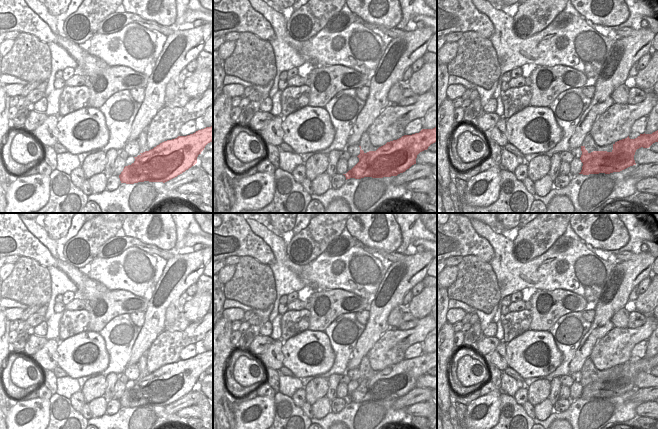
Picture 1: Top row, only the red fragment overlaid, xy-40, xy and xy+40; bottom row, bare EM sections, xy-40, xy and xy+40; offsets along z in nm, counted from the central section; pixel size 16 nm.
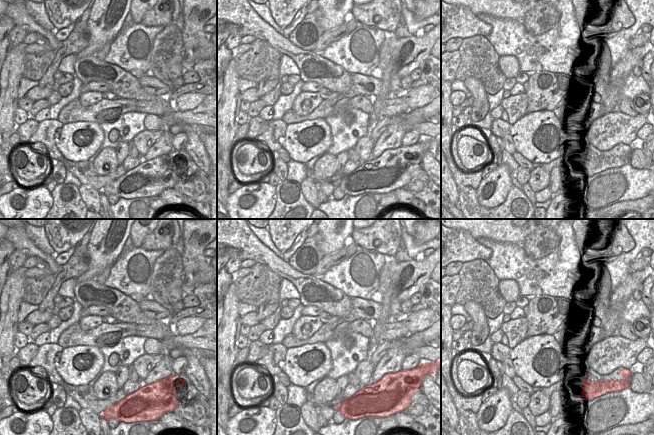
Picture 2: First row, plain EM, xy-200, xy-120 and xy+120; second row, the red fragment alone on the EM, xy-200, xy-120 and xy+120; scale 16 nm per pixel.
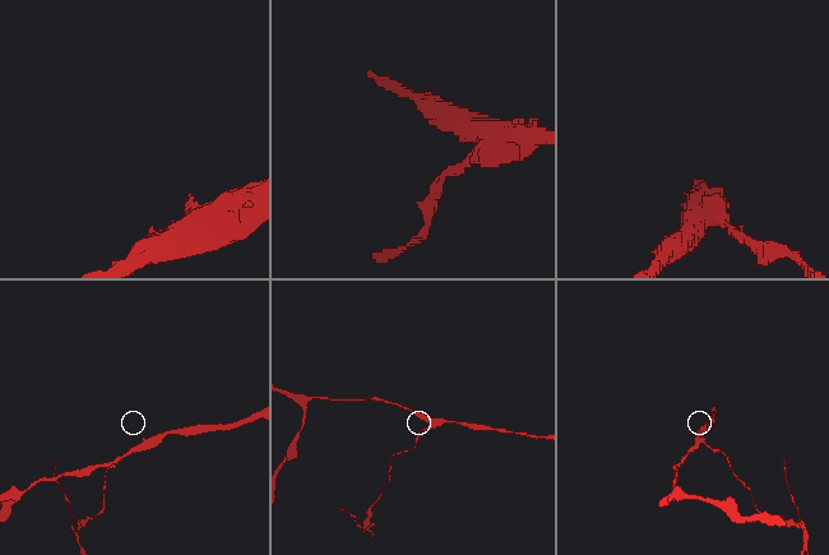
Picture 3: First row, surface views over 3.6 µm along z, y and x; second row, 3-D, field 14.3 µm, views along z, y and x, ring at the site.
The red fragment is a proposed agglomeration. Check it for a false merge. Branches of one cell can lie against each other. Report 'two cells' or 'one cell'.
two cells

